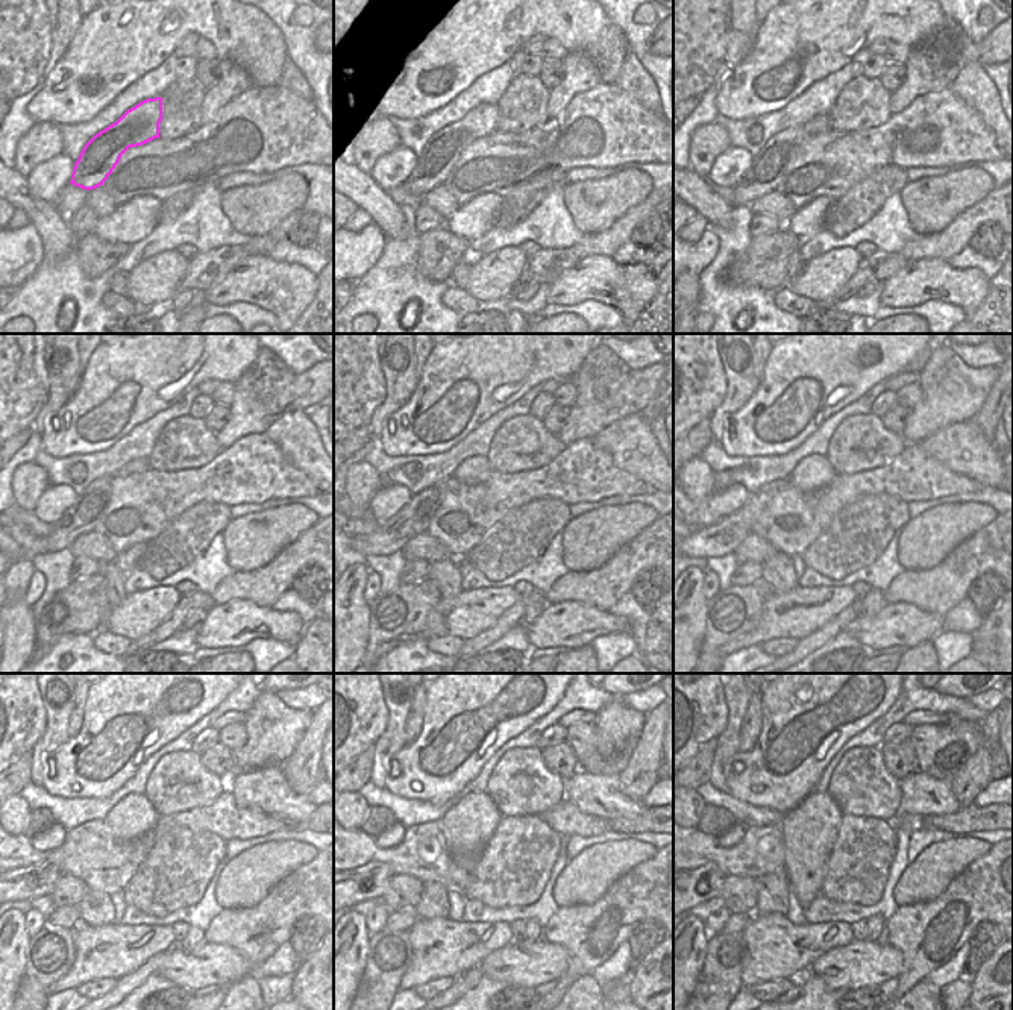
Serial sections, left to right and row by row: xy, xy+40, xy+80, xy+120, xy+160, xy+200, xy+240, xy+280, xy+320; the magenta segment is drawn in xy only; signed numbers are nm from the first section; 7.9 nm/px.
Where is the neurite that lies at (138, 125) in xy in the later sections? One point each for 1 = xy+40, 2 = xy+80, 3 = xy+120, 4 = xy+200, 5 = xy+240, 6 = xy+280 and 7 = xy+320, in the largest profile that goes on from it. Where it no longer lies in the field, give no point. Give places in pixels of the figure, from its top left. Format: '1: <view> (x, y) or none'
1: xy+40 (434, 163)
2: xy+80 (772, 161)
3: xy+120 (87, 510)
4: xy+200 (724, 537)
5: xy+240 (37, 880)
6: xy+280 (369, 881)
7: xy+320 (704, 883)

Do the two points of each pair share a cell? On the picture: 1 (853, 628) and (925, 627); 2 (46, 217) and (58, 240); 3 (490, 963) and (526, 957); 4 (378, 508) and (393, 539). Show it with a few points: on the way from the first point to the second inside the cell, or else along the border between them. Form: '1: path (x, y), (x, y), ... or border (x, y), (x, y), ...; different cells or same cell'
1: path (871, 628), (907, 627); same cell
2: path (49, 223), (55, 234); same cell
3: path (499, 963), (517, 963); same cell
4: border (411, 498), (395, 514), (378, 522); different cells

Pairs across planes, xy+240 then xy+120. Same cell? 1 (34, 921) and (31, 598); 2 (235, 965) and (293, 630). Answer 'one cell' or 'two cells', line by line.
1: one cell
2: one cell

